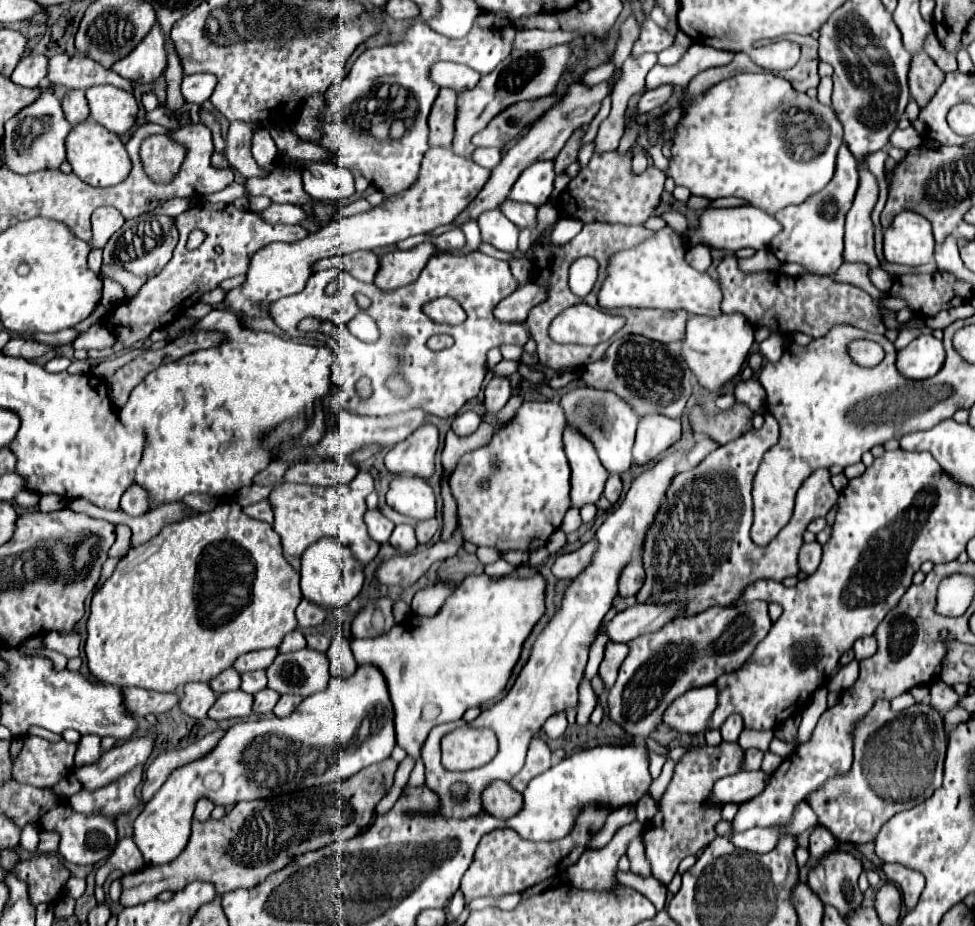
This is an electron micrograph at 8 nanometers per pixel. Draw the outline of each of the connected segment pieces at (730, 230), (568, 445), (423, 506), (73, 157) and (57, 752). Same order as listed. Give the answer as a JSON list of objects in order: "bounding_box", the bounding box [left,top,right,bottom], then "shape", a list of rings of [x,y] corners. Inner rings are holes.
[{"bounding_box":[687,206,781,252],"shape":[[[737,206],[737,208],[707,208],[701,214],[699,220],[699,228],[695,232],[687,234],[687,242],[689,244],[707,244],[707,246],[715,246],[721,250],[731,250],[737,252],[741,248],[753,248],[753,250],[761,250],[771,246],[771,238],[775,238],[775,234],[779,234],[781,226],[777,222],[777,218],[773,218],[771,214],[755,208],[755,206]]]},{"bounding_box":[563,428,609,508],"shape":[[[565,428],[563,444],[571,466],[571,508],[597,502],[609,472],[599,462],[593,444],[573,428]]]},{"bounding_box":[387,476,435,520],"shape":[[[397,476],[389,484],[387,504],[399,514],[415,520],[429,520],[435,516],[435,492],[431,484],[417,476]]]},{"bounding_box":[67,120,131,186],"shape":[[[89,120],[77,124],[67,136],[67,160],[73,172],[91,186],[113,186],[115,182],[123,182],[127,172],[131,172],[131,158],[121,138],[97,122],[89,124]]]},{"bounding_box":[13,736,75,788],"shape":[[[25,736],[25,746],[13,762],[13,778],[19,784],[51,788],[73,772],[75,748],[65,740],[49,742],[39,736]]]}]

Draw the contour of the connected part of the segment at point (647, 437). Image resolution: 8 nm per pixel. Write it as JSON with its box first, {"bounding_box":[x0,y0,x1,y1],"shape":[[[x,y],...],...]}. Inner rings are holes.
{"bounding_box":[633,414,681,466],"shape":[[[663,414],[643,416],[639,422],[633,458],[637,464],[645,466],[655,460],[663,450],[675,444],[681,438],[681,420],[667,418]]]}

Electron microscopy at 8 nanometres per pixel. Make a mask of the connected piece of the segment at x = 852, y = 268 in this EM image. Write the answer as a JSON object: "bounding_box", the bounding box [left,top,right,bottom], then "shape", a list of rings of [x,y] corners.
{"bounding_box":[831,264,887,298],"shape":[[[845,264],[837,270],[837,274],[831,276],[835,282],[847,282],[847,284],[853,284],[861,290],[865,290],[869,296],[873,298],[881,298],[881,296],[887,296],[885,292],[879,292],[871,280],[869,280],[869,268],[867,264]]]}

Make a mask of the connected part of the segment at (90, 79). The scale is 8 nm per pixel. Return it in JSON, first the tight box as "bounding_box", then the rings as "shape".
{"bounding_box":[47,54,133,92],"shape":[[[57,54],[49,60],[49,74],[47,80],[57,86],[65,88],[81,88],[87,90],[97,84],[113,84],[117,88],[123,88],[127,92],[133,92],[133,84],[127,78],[121,78],[113,70],[107,70],[99,66],[95,60],[87,56],[67,56],[67,54]]]}

